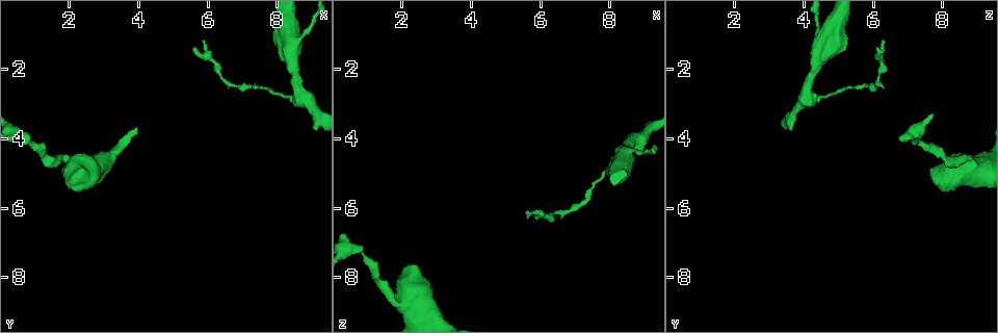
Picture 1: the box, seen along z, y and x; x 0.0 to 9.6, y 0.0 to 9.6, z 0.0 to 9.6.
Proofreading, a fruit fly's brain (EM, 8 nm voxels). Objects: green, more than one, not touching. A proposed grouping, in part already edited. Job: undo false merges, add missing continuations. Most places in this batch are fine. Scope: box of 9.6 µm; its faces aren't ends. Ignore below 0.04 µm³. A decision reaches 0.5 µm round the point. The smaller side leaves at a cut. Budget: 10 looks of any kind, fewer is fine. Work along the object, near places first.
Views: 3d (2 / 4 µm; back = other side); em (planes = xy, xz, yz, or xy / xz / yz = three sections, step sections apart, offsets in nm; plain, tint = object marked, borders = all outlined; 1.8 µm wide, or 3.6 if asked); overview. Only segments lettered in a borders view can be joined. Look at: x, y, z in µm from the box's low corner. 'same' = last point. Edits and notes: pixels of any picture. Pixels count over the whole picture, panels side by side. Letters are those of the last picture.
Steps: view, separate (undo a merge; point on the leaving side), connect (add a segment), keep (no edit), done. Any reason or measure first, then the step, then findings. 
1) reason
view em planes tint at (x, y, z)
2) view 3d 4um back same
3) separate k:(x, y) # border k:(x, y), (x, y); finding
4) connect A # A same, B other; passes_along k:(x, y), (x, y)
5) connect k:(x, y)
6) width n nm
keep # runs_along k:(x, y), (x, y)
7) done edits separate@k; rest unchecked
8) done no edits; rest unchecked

calibre changes
view 3d 4um at (8.85, 0.80, 4.45)

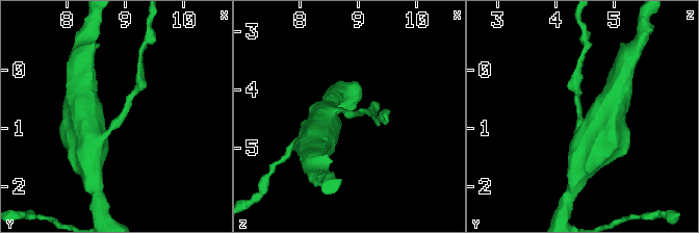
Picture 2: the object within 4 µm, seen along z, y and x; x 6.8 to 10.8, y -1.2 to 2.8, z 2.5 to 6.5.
view em planes plain at (8.90, 0.80, 4.40)

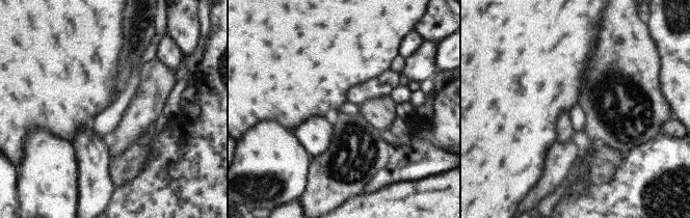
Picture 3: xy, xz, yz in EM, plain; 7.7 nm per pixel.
view em planes borders same

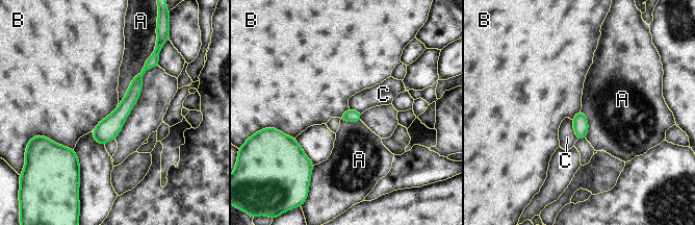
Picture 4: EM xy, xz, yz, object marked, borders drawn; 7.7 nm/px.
keep # A other, B other, C other; border 4:(118, 106), (103, 118), (92, 131); one neuron here

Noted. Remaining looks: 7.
narrows sharply
view 3d 2um back at (8.65, 2.80, 4.10)

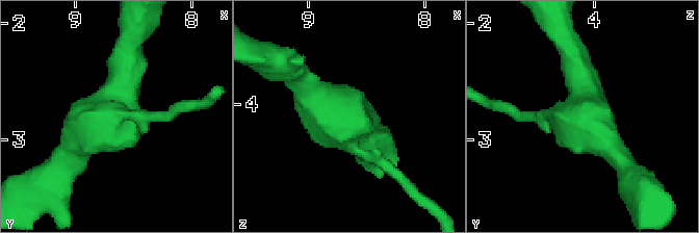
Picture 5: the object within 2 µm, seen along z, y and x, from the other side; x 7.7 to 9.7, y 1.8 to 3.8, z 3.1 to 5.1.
arms 3
view em 3.6um xy step 4 tint at (8.62, 2.76, 4.12)

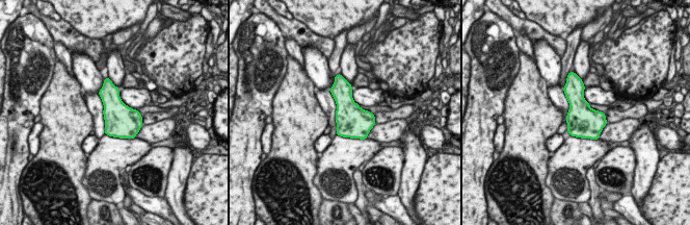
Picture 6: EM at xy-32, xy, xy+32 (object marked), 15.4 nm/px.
another direction
view em 3.6um planes borders same

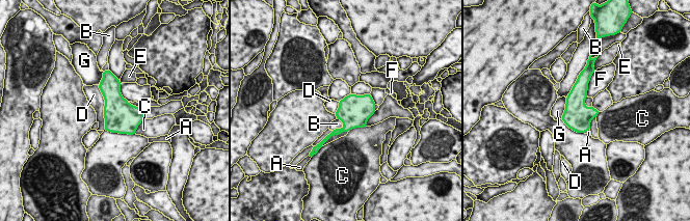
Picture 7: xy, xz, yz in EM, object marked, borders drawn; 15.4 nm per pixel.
width 440 nm
keep # A other, B other, C other, D other, E other, F other, G other; border 7:(98, 85), (104, 100), (105, 129); one neuron here

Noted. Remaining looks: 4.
tapers out
view em planes borders at (5.85, 1.20, 6.25)

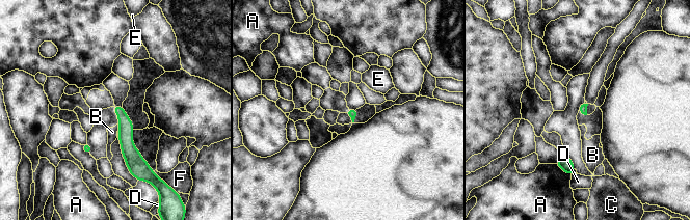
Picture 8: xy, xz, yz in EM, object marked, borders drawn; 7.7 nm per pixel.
keep # A other, B other, C other, D other, E other, F other; runs_along 8:(117, 108), (137, 168); no lettered segment goes on from it

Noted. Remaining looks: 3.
abrupt turn
view 3d 4um at (2.00, 4.75, 8.75)

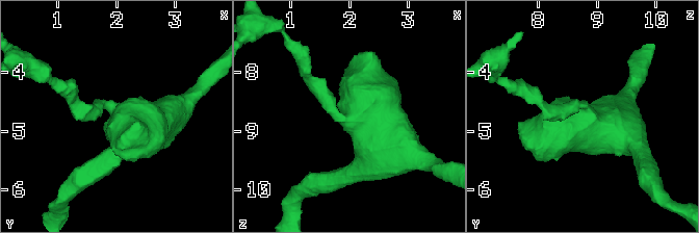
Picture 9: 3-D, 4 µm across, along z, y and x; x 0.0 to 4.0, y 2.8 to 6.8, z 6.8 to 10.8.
view em 3.6um planes tint at (2.00, 4.70, 8.80)

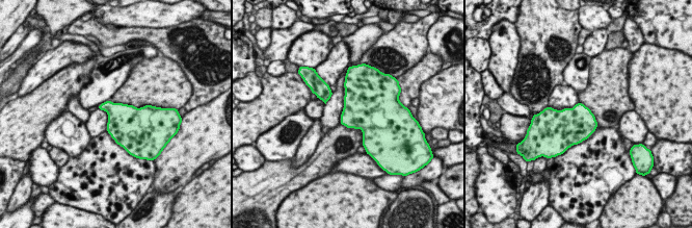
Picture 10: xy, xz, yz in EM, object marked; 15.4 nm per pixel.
what lies round it
view em 3.6um planes borders same

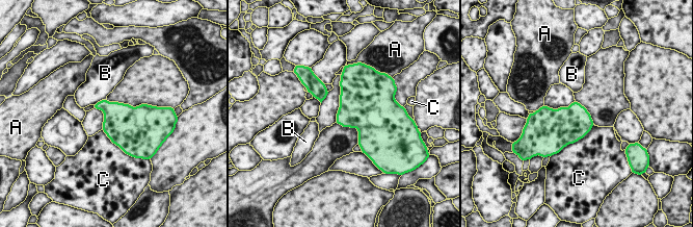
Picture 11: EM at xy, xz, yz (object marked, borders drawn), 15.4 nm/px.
longest_contact C 600 nm
keep # A other, B other, C other; border 11:(593, 124), (582, 137), (563, 147); all the same neuron

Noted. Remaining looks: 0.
done no edits; rest unchecked

